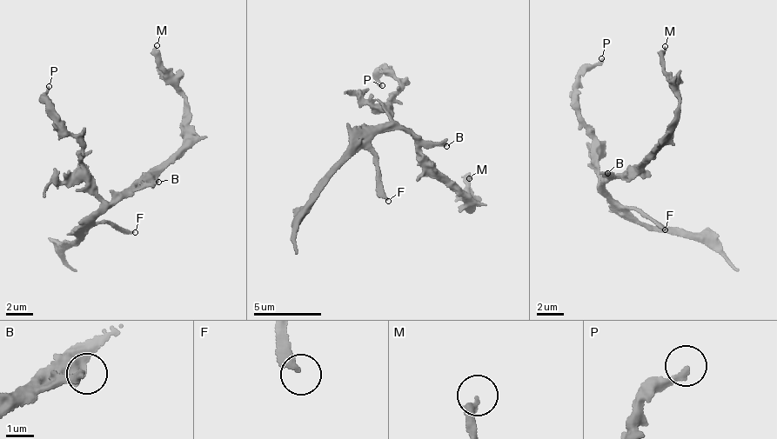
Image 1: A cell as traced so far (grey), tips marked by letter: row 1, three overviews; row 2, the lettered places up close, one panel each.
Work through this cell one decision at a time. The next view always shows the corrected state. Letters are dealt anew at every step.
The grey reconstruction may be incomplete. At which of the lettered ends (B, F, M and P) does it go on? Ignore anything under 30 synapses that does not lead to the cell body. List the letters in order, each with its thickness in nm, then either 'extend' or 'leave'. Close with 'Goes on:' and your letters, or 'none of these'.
B: 300 nm thick; leave
F: 280 nm thick; extend
M: 320 nm thick; extend
P: 200 nm thick; leave
Goes on: F, M

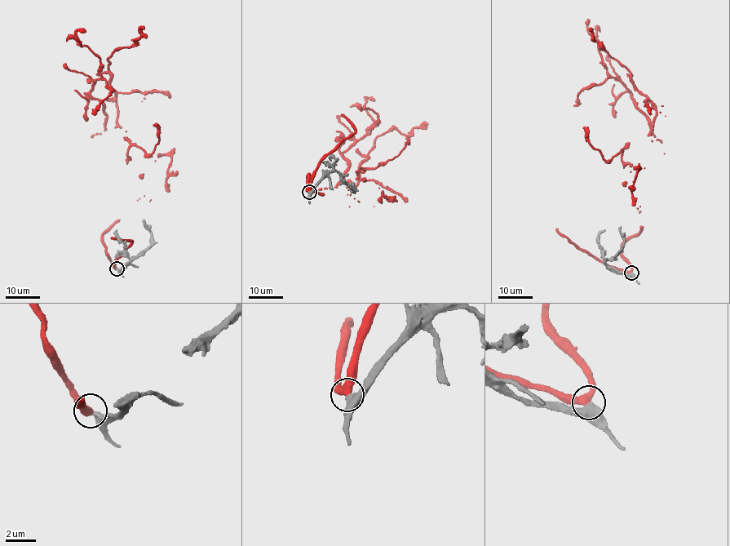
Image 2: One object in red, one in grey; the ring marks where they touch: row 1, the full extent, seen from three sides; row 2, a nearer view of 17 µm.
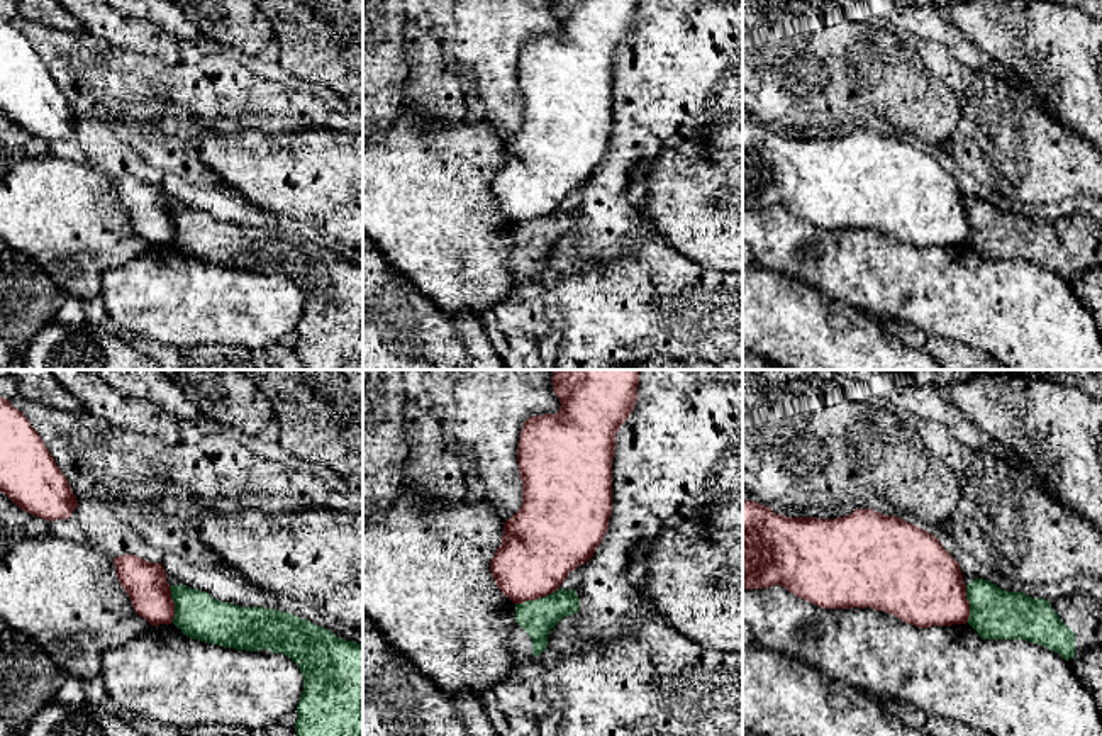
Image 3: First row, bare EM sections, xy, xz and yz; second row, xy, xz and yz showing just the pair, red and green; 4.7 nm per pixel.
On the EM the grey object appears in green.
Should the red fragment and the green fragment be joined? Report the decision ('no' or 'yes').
no

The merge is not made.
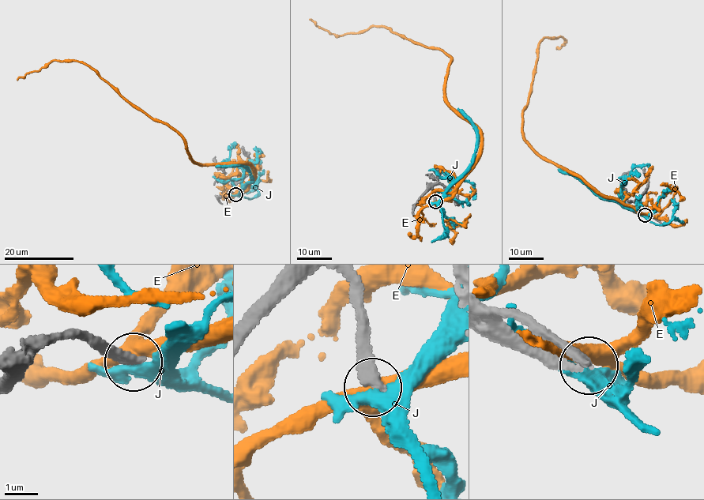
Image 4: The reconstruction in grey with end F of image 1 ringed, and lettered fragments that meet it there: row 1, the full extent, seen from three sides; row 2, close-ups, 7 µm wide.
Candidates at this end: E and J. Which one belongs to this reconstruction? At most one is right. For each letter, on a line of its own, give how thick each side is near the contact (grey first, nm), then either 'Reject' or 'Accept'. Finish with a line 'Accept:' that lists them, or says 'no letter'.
E: Thickness 360 nm (grey) against 400 nm. Reject
J: Thickness 320 nm (grey) against 360 nm. Reject
Accept: no letter

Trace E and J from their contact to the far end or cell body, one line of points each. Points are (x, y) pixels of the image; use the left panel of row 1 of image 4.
E: (235, 193), (248, 187), (250, 165), (194, 163), (176, 132), (130, 105), (82, 62), (53, 60), (17, 80)
J: (236, 193), (252, 179), (246, 168), (215, 167)

